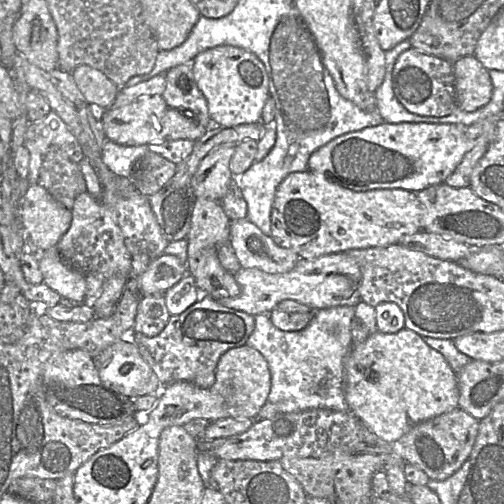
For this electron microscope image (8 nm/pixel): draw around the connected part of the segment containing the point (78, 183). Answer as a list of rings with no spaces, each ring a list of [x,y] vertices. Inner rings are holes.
[[[62,151],[48,152],[39,171],[38,184],[70,211],[75,198],[87,191],[79,163],[64,158]]]

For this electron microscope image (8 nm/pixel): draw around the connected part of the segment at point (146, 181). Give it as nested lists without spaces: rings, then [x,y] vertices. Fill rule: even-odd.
[[[148,151],[135,163],[129,178],[141,194],[150,196],[169,182],[176,173],[176,167],[175,163]]]

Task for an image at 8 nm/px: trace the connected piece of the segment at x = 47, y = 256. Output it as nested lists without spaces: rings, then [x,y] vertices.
[[[56,247],[44,251],[39,261],[43,283],[56,291],[61,297],[82,303],[87,292],[85,277],[68,266],[61,258]]]

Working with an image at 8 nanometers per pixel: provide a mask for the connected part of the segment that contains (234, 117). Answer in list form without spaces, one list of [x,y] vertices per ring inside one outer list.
[[[220,45],[199,53],[192,62],[195,81],[205,96],[212,124],[233,127],[261,120],[263,107],[270,96],[268,75],[263,62],[252,52],[231,45]]]

